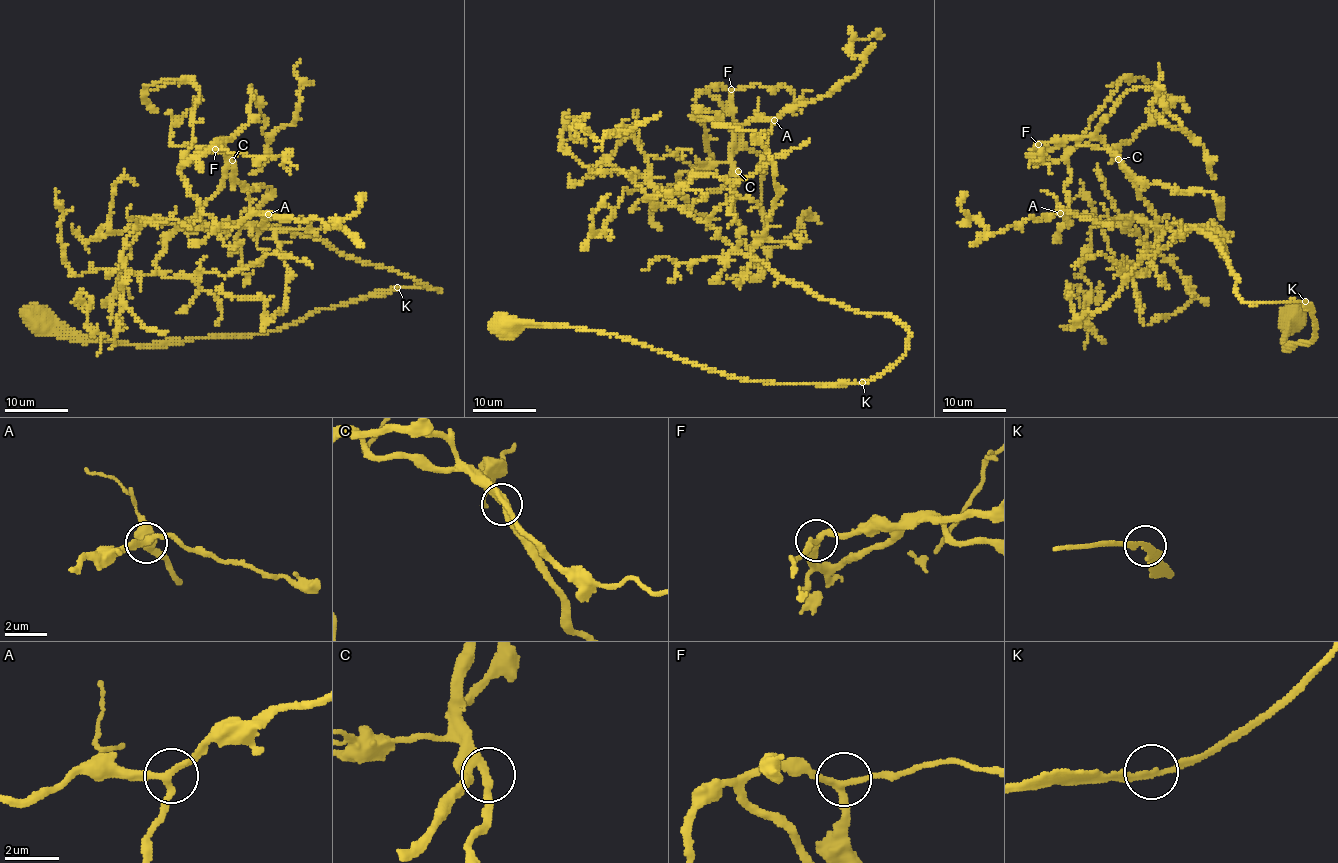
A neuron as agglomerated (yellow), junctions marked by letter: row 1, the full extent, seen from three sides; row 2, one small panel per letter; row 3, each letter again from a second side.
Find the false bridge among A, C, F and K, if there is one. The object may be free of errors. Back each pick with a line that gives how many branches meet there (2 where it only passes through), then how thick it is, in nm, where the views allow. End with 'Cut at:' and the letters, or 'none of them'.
Cut at: none of them

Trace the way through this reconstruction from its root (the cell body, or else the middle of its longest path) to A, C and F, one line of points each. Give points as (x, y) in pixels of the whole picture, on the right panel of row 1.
A: (1297, 316), (1285, 348), (1305, 302), (1245, 303), (1107, 150), (1042, 156), (1060, 213)
C: (1297, 316), (1285, 348), (1314, 338), (1305, 302), (1245, 303), (1215, 239), (1158, 225), (1118, 159)
F: (1297, 316), (1285, 348), (1314, 338), (1305, 302), (1245, 303), (1215, 239), (1158, 225), (1107, 150), (1038, 144)

